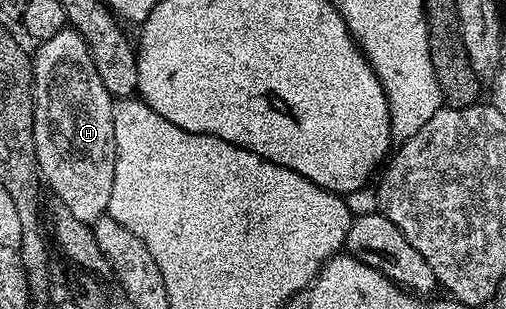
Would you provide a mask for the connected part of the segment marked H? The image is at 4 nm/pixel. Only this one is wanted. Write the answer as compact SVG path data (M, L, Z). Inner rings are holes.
M75 30L60 31L54 37L43 40L39 47L40 52L34 55L32 82L36 88L34 145L40 174L47 190L49 187L51 194L60 199L62 205L78 217L78 221L91 225L108 213L110 189L114 189L114 100L106 85L102 85L102 77L98 77L91 55L85 53L84 39Z

